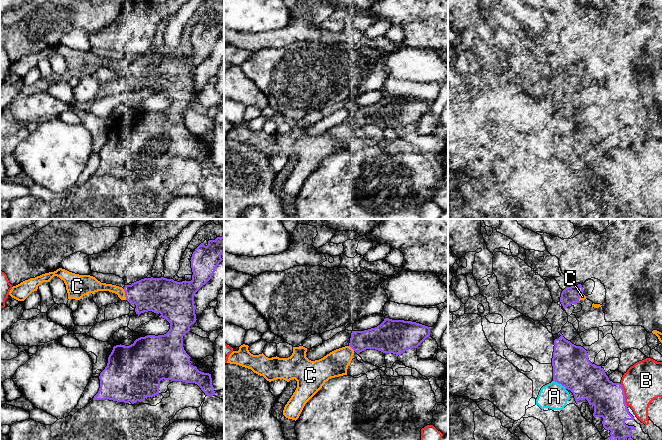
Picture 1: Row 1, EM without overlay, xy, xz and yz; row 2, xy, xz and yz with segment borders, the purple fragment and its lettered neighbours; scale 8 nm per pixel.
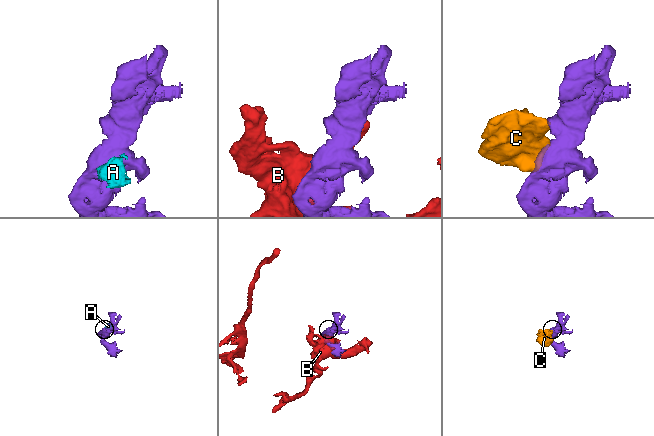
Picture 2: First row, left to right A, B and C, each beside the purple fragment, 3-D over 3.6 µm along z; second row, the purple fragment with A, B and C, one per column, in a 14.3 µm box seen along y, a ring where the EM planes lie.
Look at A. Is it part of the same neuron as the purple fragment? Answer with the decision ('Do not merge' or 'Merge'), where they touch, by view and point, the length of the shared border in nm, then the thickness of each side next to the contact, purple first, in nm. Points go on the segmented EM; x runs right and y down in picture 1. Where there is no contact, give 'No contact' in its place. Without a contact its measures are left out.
Do not merge. Touches purple at yz (560, 383). Shared border 130 nm. Thickness 300 nm (purple) against 220 nm

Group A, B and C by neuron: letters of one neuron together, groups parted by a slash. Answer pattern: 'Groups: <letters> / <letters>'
Groups: A / B / C

